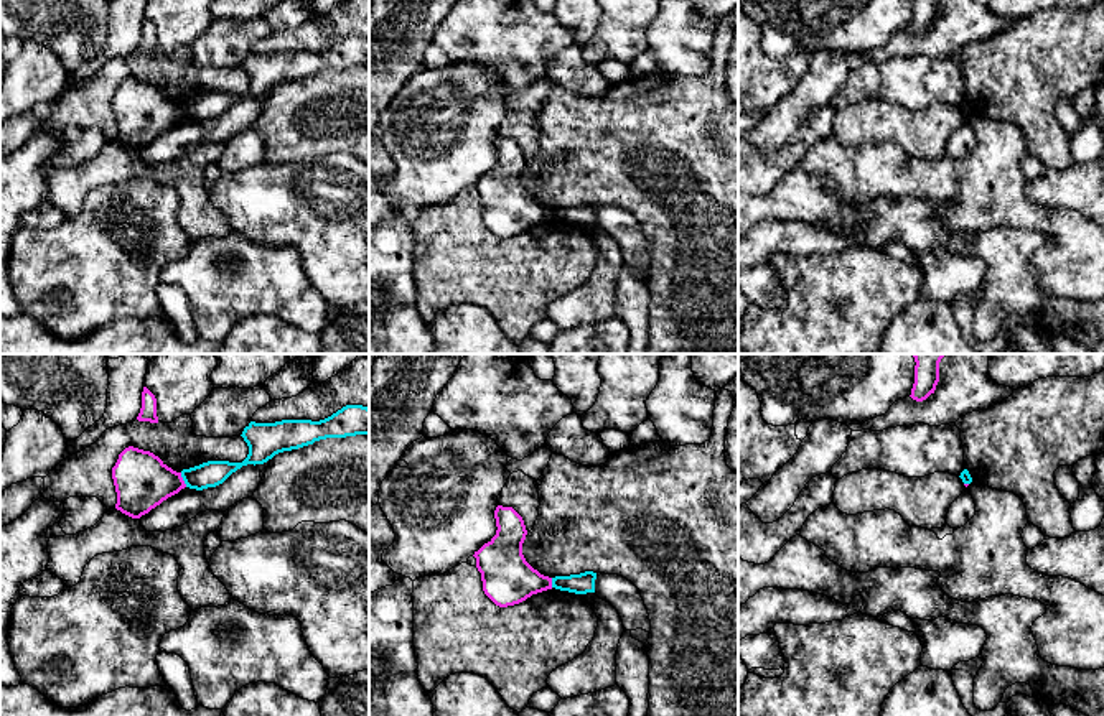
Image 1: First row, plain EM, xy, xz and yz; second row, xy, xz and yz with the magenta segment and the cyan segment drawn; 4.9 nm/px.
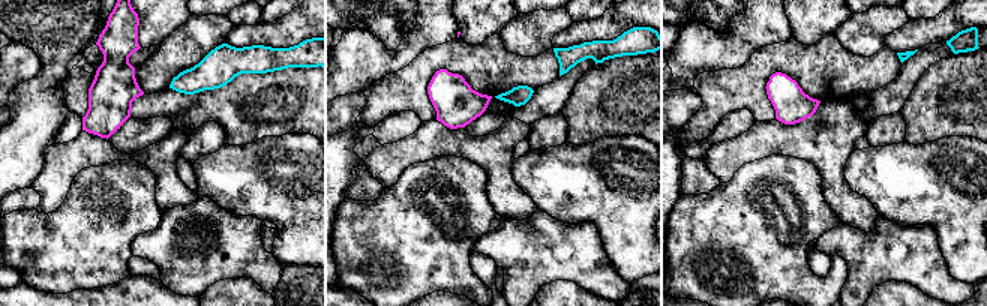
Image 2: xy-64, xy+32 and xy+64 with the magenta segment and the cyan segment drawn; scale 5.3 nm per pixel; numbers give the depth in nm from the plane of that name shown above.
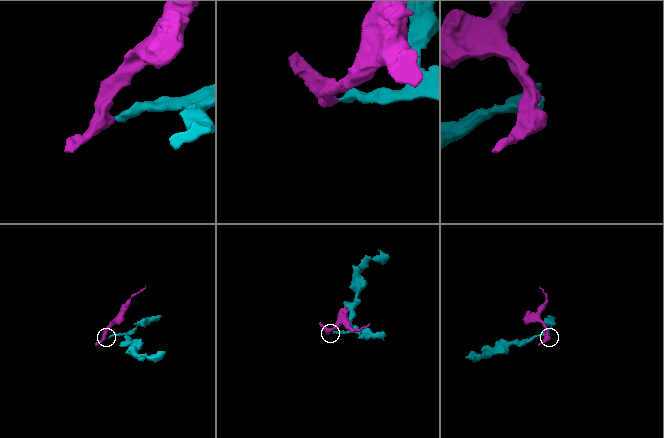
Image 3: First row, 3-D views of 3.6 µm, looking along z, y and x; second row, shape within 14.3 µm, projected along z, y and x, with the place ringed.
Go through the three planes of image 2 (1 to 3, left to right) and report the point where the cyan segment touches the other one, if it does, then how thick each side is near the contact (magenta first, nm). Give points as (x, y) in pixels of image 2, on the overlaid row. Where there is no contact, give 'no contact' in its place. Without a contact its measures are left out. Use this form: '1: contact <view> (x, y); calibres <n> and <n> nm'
1: no contact
2: no contact
3: no contact

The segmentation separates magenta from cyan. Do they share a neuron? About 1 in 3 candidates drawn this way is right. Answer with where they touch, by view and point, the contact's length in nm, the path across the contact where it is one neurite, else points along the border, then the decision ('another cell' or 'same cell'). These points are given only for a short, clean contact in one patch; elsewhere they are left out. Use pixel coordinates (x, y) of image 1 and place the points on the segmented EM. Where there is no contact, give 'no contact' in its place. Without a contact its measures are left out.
meets magenta in xy at (182, 479); contact 80 nm long; border along xy (180, 473), (187, 486); another cell

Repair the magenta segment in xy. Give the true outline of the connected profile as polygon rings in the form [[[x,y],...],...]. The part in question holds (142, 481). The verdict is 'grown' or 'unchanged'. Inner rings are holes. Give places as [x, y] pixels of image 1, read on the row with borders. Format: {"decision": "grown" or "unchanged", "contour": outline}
{"decision": "unchanged", "contour": [[[133,446],[119,454],[112,479],[117,492],[115,509],[132,518],[140,518],[186,487],[181,472],[168,467],[153,453]]]}

